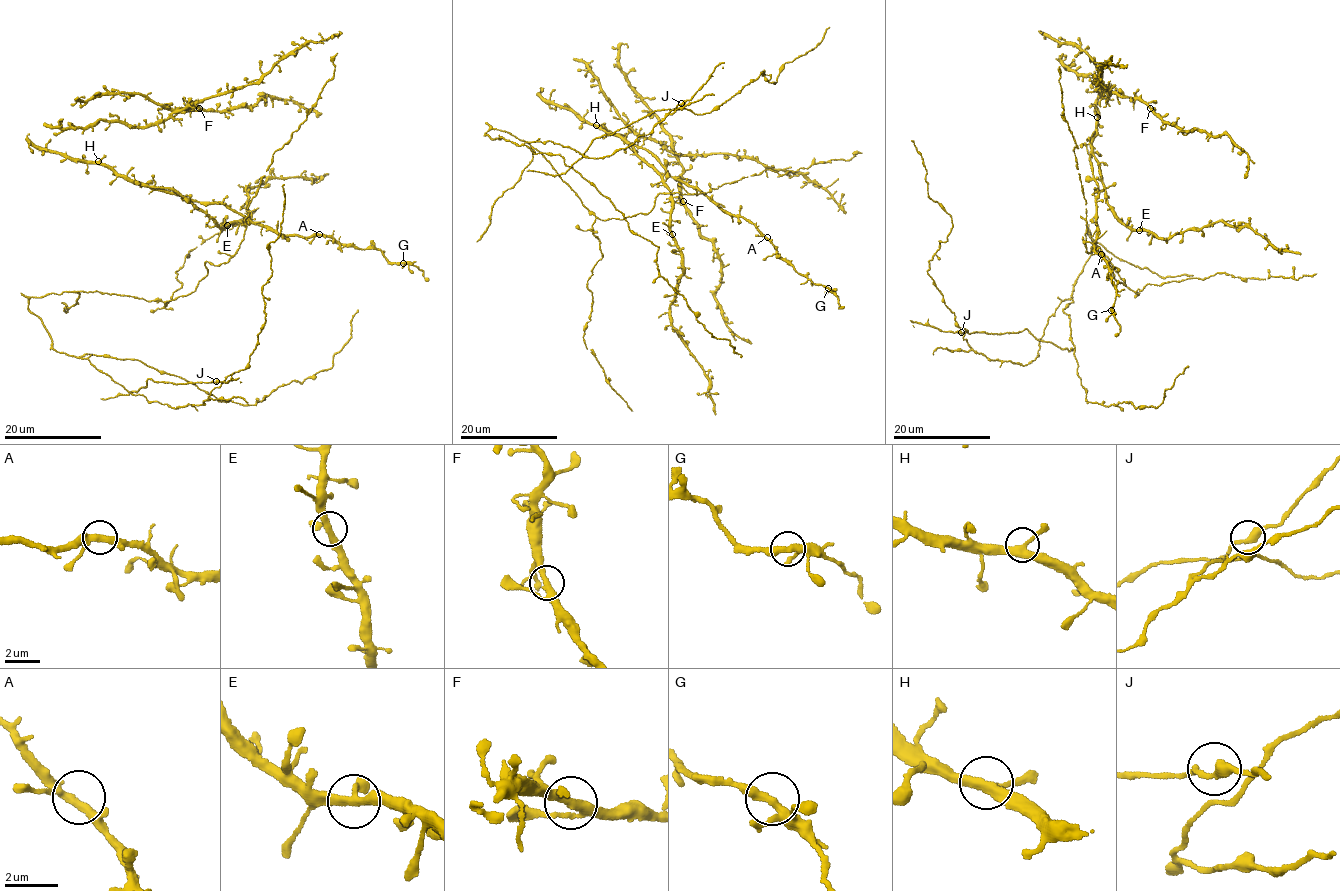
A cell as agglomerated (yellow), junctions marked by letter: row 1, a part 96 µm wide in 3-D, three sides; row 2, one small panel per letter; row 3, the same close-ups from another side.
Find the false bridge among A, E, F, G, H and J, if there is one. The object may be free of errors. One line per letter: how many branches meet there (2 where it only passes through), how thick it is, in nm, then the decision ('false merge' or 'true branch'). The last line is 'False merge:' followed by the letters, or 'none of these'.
A: branches 3; calibre 280 nm; true branch
E: branches 3; calibre 280 nm; true branch
F: branches 3; calibre 280 nm; true branch
G: branches 3; calibre 300 nm; true branch
H: branches 3; calibre 360 nm; true branch
J: branches 3; calibre 300 nm; true branch
False merge: none of these

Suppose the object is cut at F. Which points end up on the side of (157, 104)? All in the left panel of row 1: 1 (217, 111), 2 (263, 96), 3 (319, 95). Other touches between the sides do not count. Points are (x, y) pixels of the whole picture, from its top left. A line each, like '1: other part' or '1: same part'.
1: other part
2: other part
3: same part

